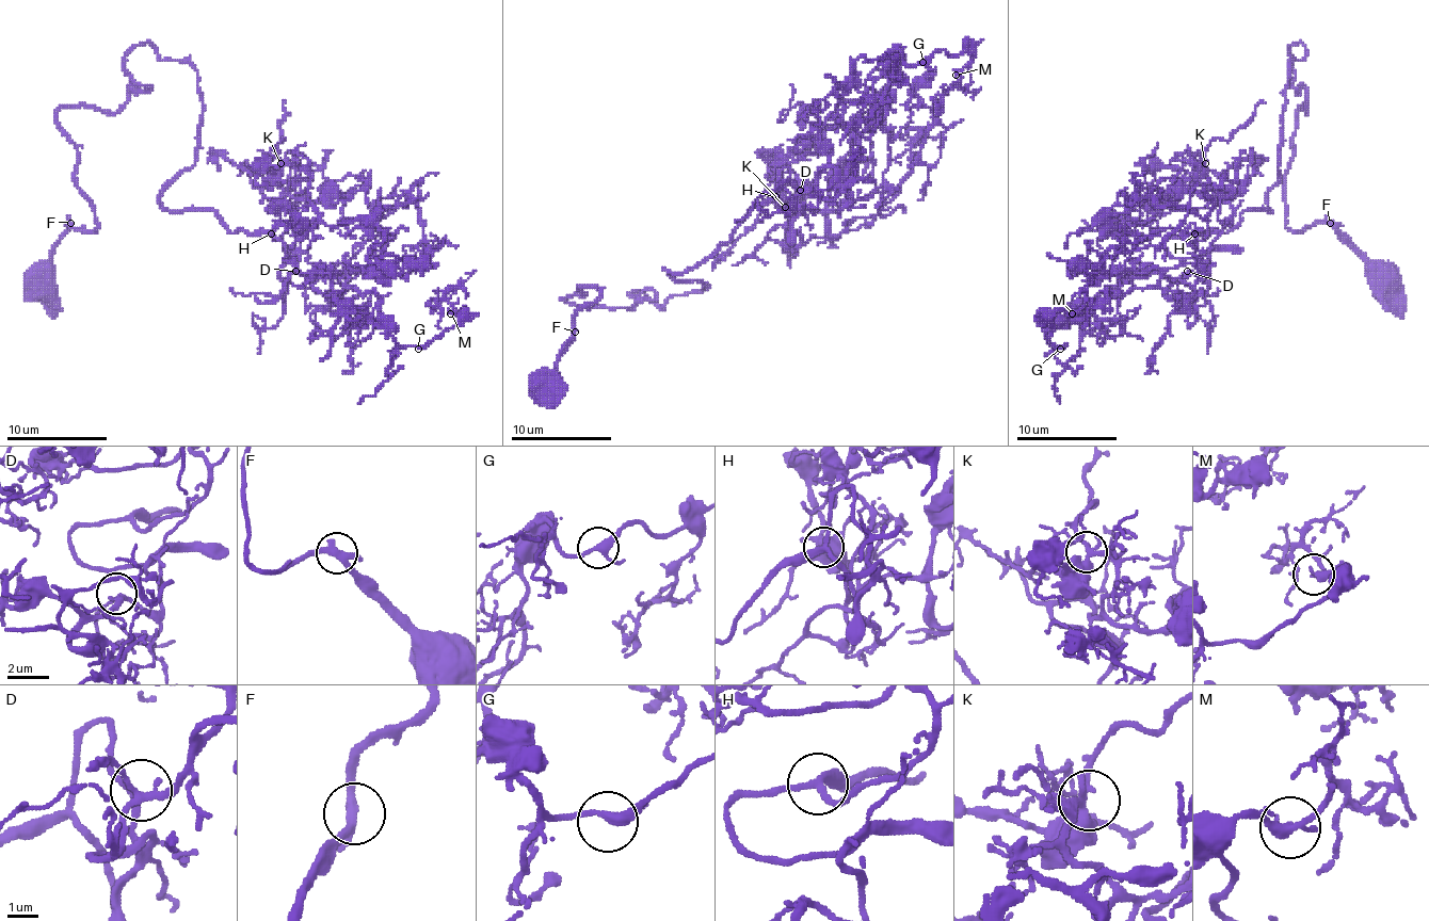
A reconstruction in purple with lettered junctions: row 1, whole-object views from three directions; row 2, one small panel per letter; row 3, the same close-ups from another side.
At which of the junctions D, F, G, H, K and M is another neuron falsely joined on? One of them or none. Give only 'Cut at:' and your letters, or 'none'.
Cut at: none

